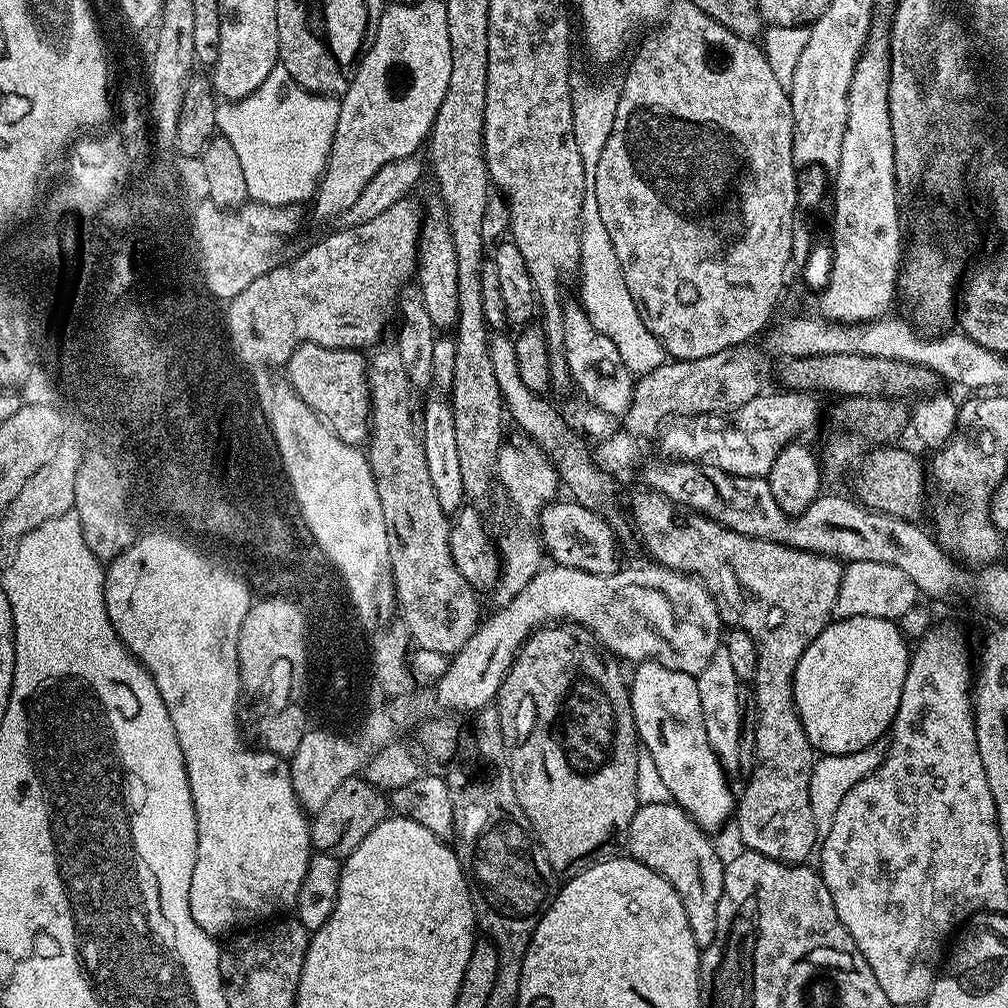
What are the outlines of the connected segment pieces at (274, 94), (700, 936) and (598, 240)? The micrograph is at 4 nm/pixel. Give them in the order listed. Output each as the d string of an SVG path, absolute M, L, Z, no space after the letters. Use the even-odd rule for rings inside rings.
M282 66L270 70L266 81L250 95L237 101L219 103L216 108L216 127L234 147L242 165L249 199L259 204L284 207L287 204L300 204L311 195L313 197L328 167L339 113L340 103L335 97L308 91Z
M674 802L664 804L640 804L626 833L626 852L631 859L642 862L642 866L650 866L654 874L666 878L670 886L682 898L682 906L686 910L686 918L690 922L690 934L694 934L694 942L706 949L714 942L714 934L718 930L718 902L722 898L722 882L724 881L725 861L720 860L716 848L711 844L709 833L695 824Z
M594 194L585 195L580 211L580 294L582 303L592 322L614 346L620 348L622 362L633 374L653 372L666 362L664 343L646 326L639 306L634 302L624 277L624 267L610 240L610 230L602 220L602 210L598 208L598 198ZM604 262L604 264L594 264Z

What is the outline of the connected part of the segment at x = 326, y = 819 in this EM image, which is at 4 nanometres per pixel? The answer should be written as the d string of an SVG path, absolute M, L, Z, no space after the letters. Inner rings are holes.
M359 775L351 776L346 782L342 782L342 786L338 786L338 790L334 790L334 794L330 794L326 806L322 806L322 810L311 817L312 848L337 858L349 856L358 842L362 842L362 838L366 838L366 834L370 834L374 826L381 824L389 812L389 801L373 784Z

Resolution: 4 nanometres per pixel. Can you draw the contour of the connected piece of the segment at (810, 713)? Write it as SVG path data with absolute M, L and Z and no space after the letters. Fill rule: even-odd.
M859 616L845 620L836 618L829 622L822 634L810 642L796 667L796 708L800 711L800 721L813 749L825 756L841 756L876 744L879 736L891 729L900 705L909 661L909 641L895 620Z

